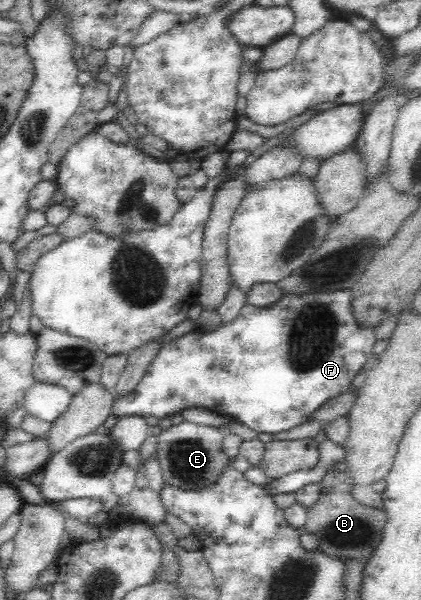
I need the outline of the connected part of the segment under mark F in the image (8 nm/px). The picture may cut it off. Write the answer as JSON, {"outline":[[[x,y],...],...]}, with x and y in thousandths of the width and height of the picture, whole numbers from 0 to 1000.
{"outline":[[[819,482],[810,487],[758,487],[758,490],[720,490],[720,493],[696,493],[694,490],[672,490],[667,503],[639,510],[639,513],[620,513],[584,505],[572,517],[572,525],[563,527],[553,537],[527,540],[520,550],[511,553],[477,553],[468,548],[449,550],[444,557],[425,560],[397,572],[385,572],[382,580],[368,588],[363,600],[352,607],[349,617],[342,620],[335,637],[325,640],[316,653],[306,653],[306,660],[297,663],[273,663],[268,670],[268,683],[264,687],[276,693],[333,692],[347,698],[371,703],[373,700],[406,693],[411,688],[430,687],[449,678],[482,678],[501,683],[501,687],[525,690],[544,698],[563,700],[572,707],[582,707],[587,713],[608,717],[613,722],[634,720],[639,723],[658,723],[672,717],[686,717],[710,707],[729,703],[777,667],[805,660],[808,657],[834,648],[834,637],[853,623],[853,618],[867,603],[876,600],[881,587],[886,587],[886,573],[895,570],[886,545],[867,545],[846,538],[838,530],[831,512],[831,483]]]}

